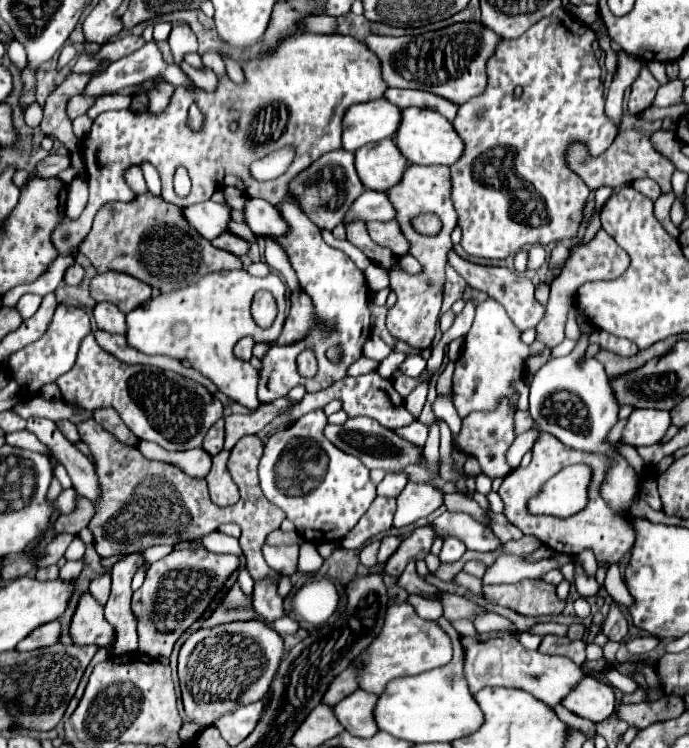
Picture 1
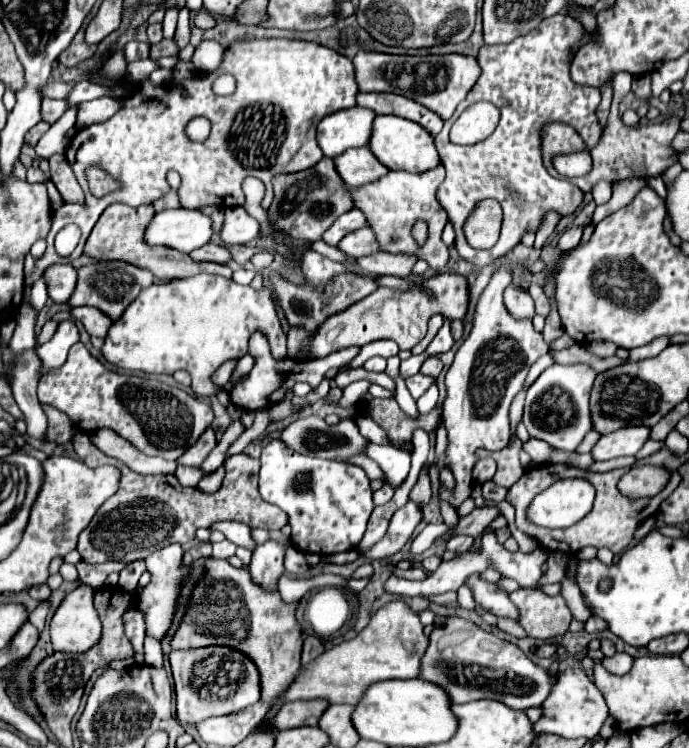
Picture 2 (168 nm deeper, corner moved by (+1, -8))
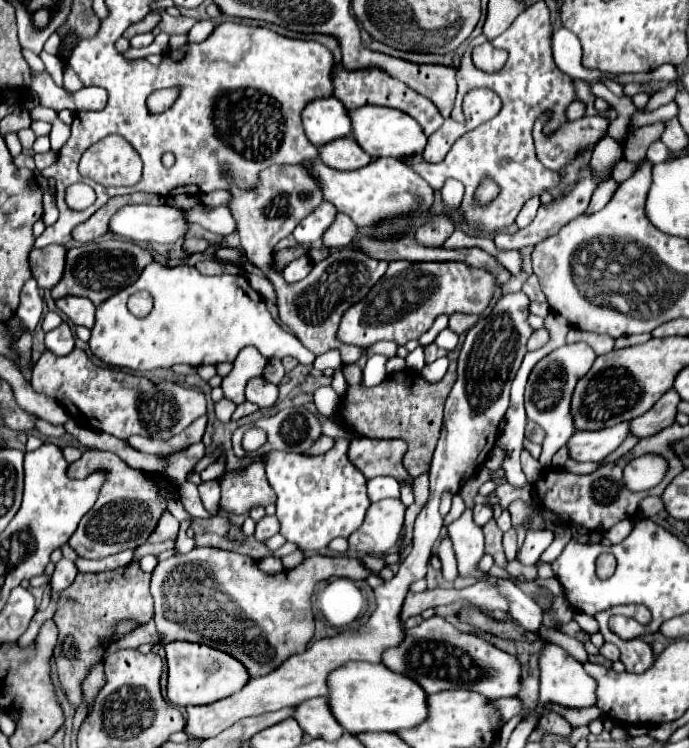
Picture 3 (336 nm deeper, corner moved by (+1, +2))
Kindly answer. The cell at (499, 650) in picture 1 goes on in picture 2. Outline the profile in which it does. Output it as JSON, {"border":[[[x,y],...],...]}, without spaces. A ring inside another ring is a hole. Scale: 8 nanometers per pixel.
{"border":[[[457,616],[433,626],[429,646],[421,658],[419,678],[447,688],[453,704],[489,698],[503,702],[513,710],[541,706],[555,684],[555,678],[551,678],[547,670],[533,664],[515,644],[505,642]]]}

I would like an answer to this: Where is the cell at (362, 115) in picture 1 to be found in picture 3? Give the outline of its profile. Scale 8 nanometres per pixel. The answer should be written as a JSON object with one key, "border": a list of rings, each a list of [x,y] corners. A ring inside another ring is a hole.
{"border":[[[335,96],[315,100],[303,110],[303,126],[307,138],[315,146],[323,146],[335,138],[351,134],[349,110]]]}

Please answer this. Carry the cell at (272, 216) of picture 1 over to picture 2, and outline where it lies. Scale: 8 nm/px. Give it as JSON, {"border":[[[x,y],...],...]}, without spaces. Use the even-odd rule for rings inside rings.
{"border":[[[241,206],[225,210],[225,222],[219,232],[223,244],[247,244],[257,236],[257,220],[251,218]]]}

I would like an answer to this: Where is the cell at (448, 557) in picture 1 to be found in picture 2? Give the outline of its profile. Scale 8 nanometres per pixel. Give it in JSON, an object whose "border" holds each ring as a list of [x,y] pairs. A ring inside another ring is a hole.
{"border":[[[455,536],[449,540],[447,544],[447,550],[453,550],[453,552],[467,552],[471,548],[471,536]]]}

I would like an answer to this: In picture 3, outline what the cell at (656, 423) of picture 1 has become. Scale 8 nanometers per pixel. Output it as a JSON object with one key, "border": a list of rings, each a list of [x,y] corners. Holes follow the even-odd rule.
{"border":[[[629,422],[593,432],[575,432],[569,438],[569,456],[577,462],[599,462],[609,456],[631,434]]]}

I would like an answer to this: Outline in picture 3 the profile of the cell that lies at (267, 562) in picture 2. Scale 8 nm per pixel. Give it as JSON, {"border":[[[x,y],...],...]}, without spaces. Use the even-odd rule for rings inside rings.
{"border":[[[265,516],[265,518],[261,518],[259,522],[257,522],[257,528],[255,528],[255,540],[257,542],[261,542],[261,544],[265,544],[271,536],[275,536],[275,534],[279,534],[279,520],[275,518],[275,516]]]}

